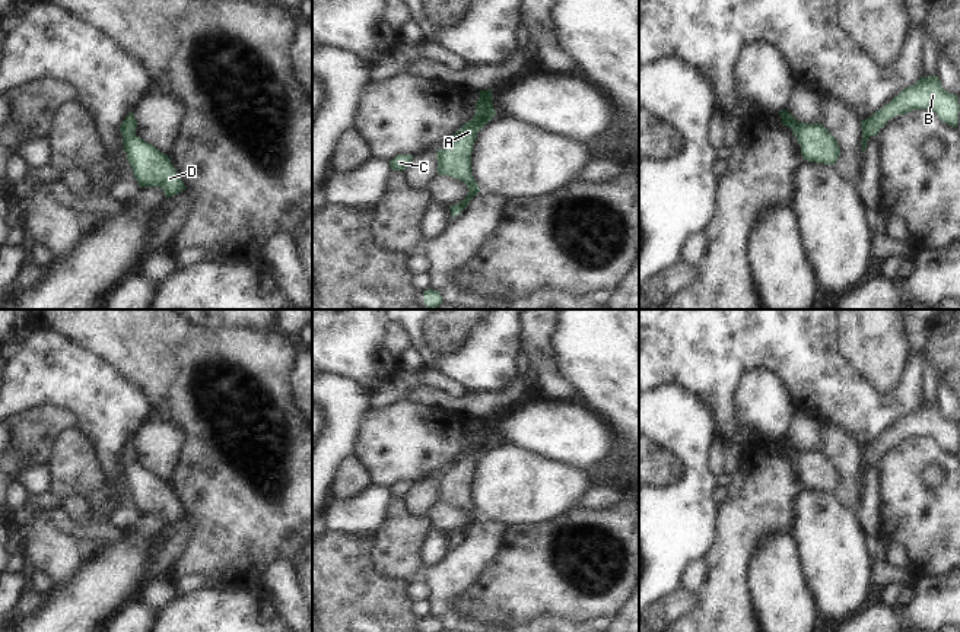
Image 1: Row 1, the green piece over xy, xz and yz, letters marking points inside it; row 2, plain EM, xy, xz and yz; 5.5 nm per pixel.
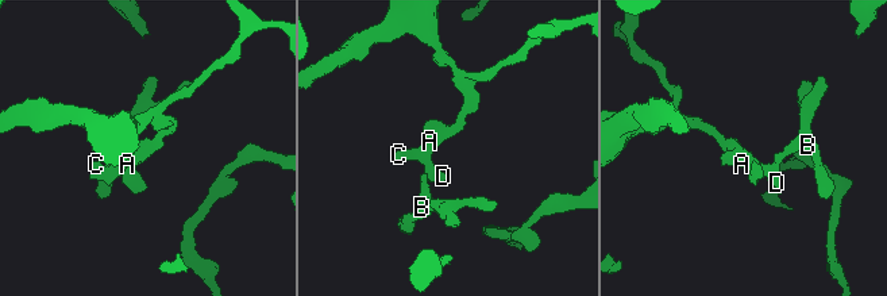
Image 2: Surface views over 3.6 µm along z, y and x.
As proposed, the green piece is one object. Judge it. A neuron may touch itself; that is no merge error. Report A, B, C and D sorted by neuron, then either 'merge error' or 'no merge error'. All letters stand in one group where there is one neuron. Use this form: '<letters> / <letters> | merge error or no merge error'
A B C D | no merge error

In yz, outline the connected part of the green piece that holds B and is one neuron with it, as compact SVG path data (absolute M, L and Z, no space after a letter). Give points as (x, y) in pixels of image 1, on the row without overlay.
M938 403L921 404L915 412L903 416L890 431L861 448L862 480L871 463L877 463L886 450L913 436L931 436L941 448L957 455L959 423L942 416Z

